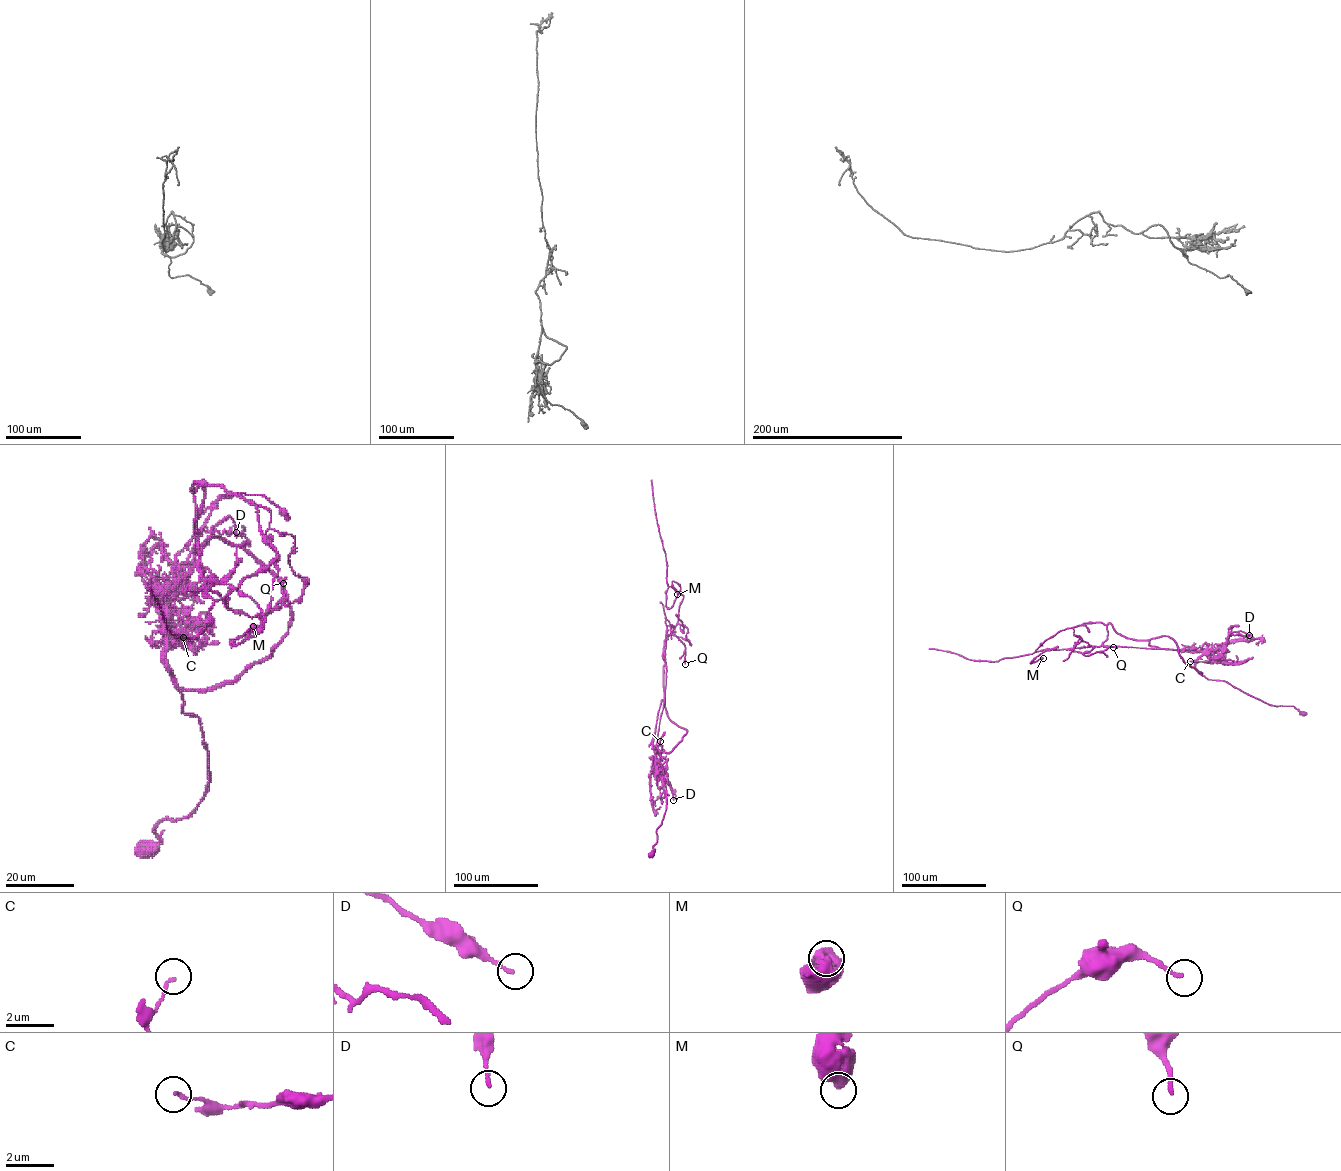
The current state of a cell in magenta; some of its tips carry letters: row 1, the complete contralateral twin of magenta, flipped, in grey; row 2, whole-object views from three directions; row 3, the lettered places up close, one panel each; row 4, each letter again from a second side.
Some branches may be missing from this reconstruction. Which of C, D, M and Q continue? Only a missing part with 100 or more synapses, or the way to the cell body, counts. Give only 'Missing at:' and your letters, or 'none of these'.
Missing at: none of these

